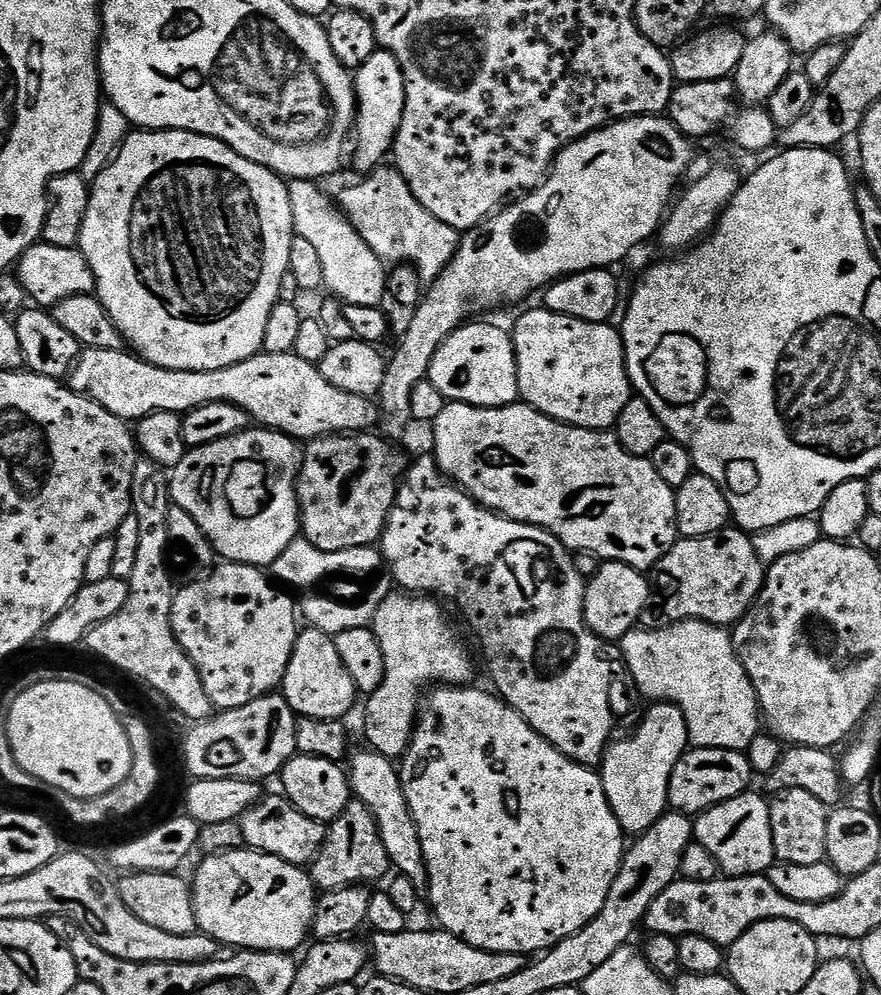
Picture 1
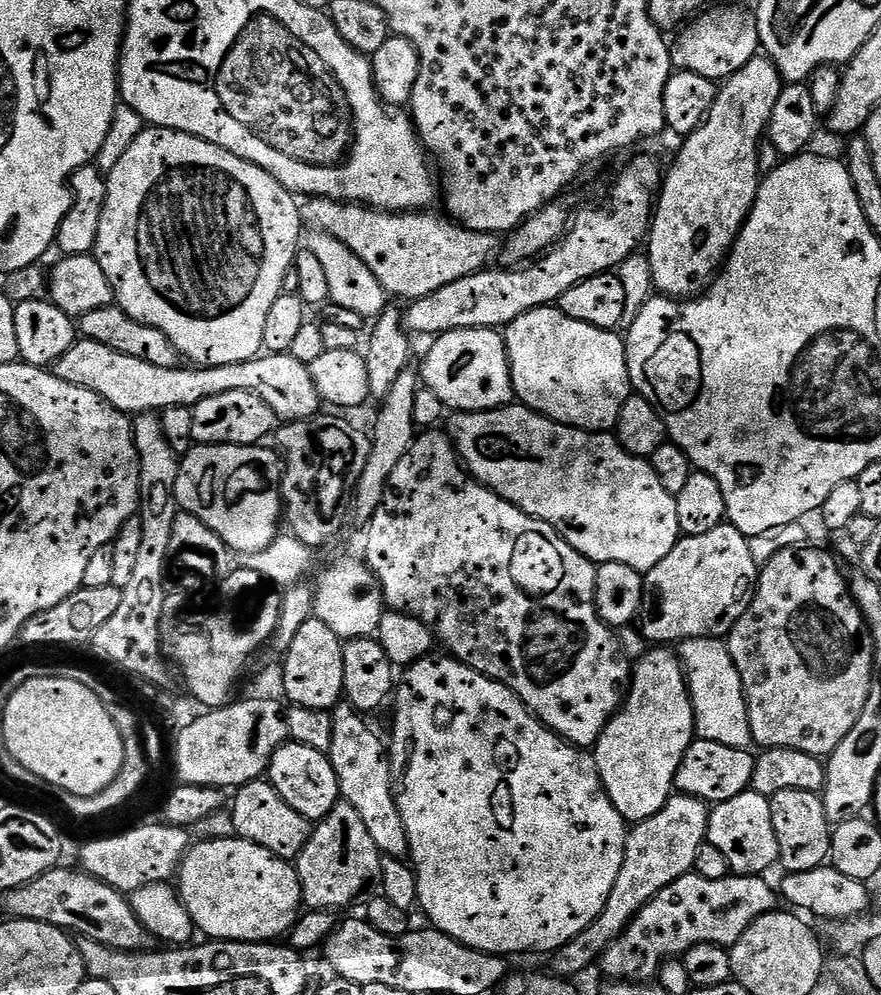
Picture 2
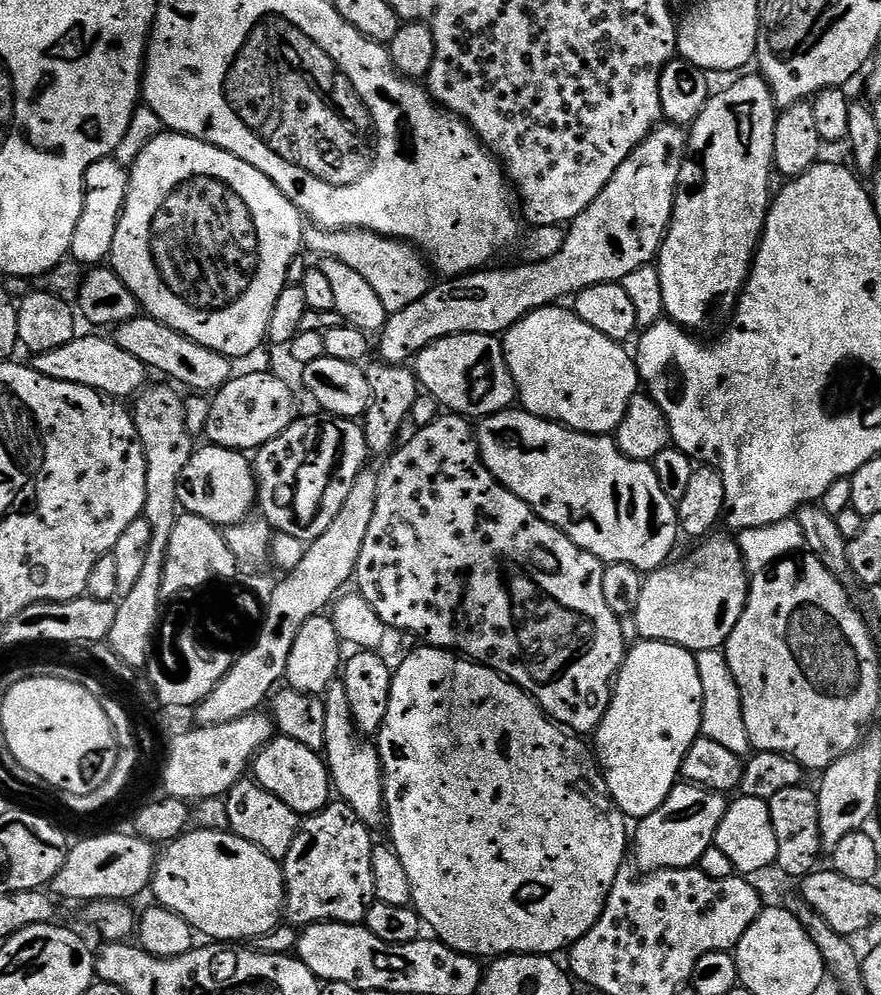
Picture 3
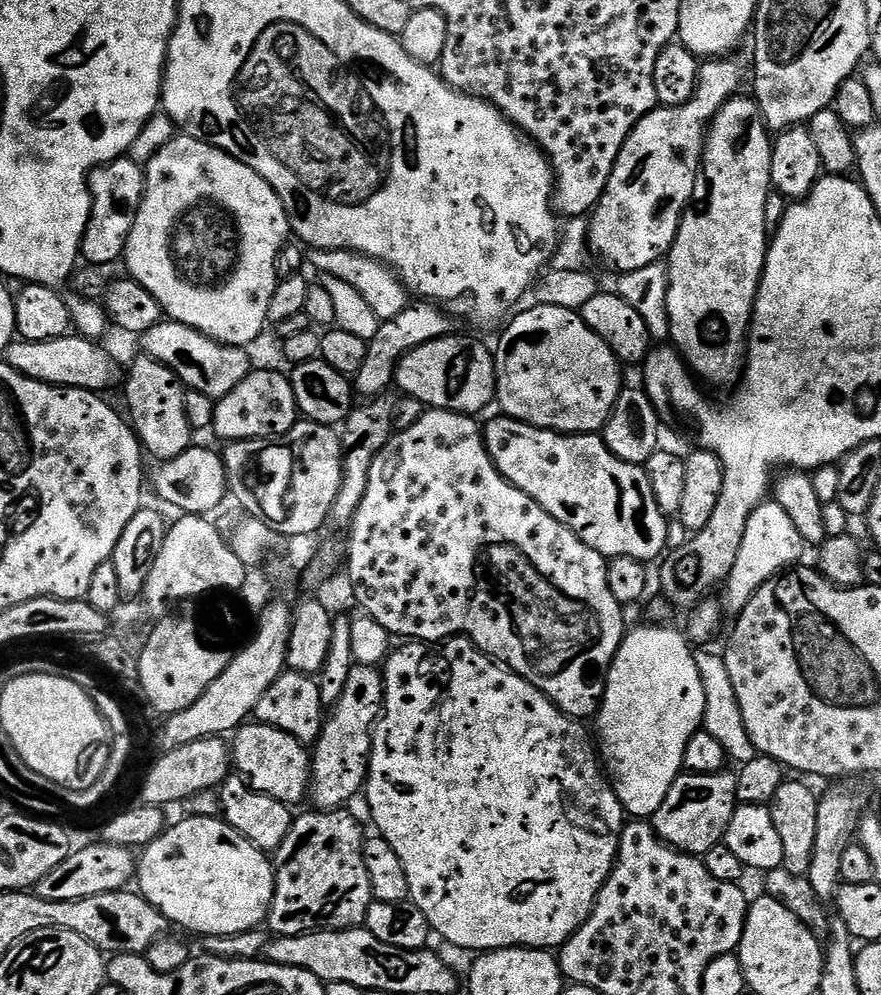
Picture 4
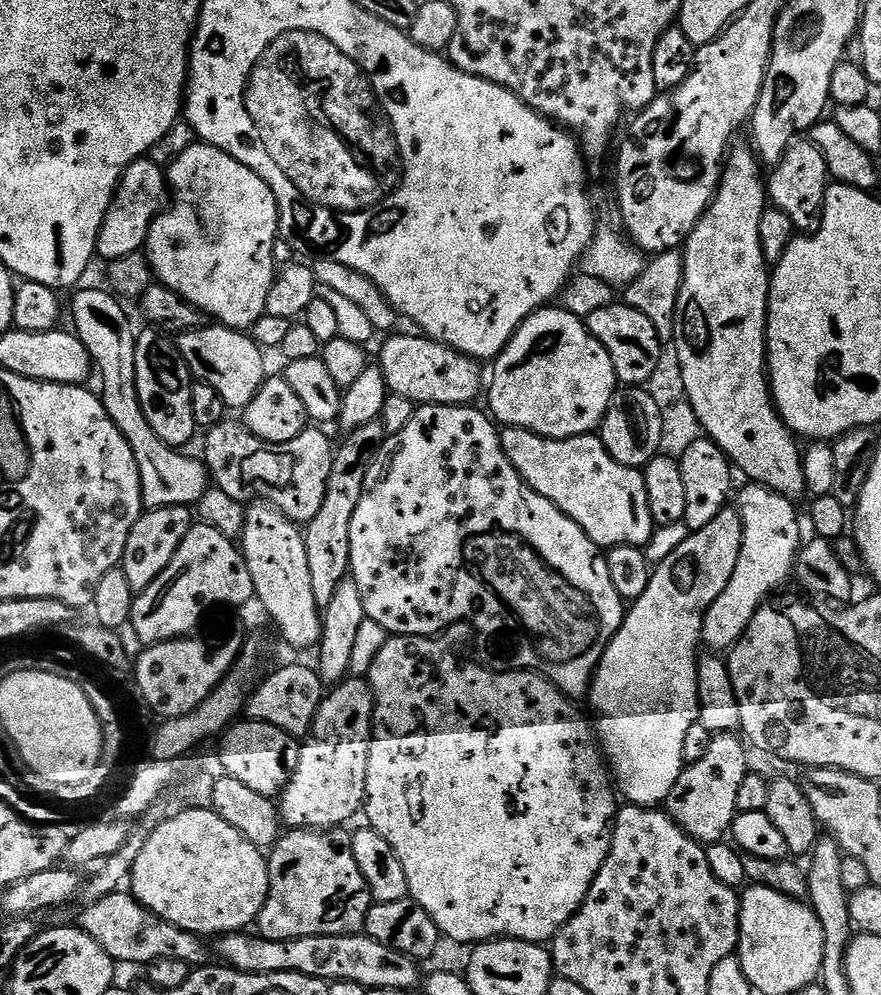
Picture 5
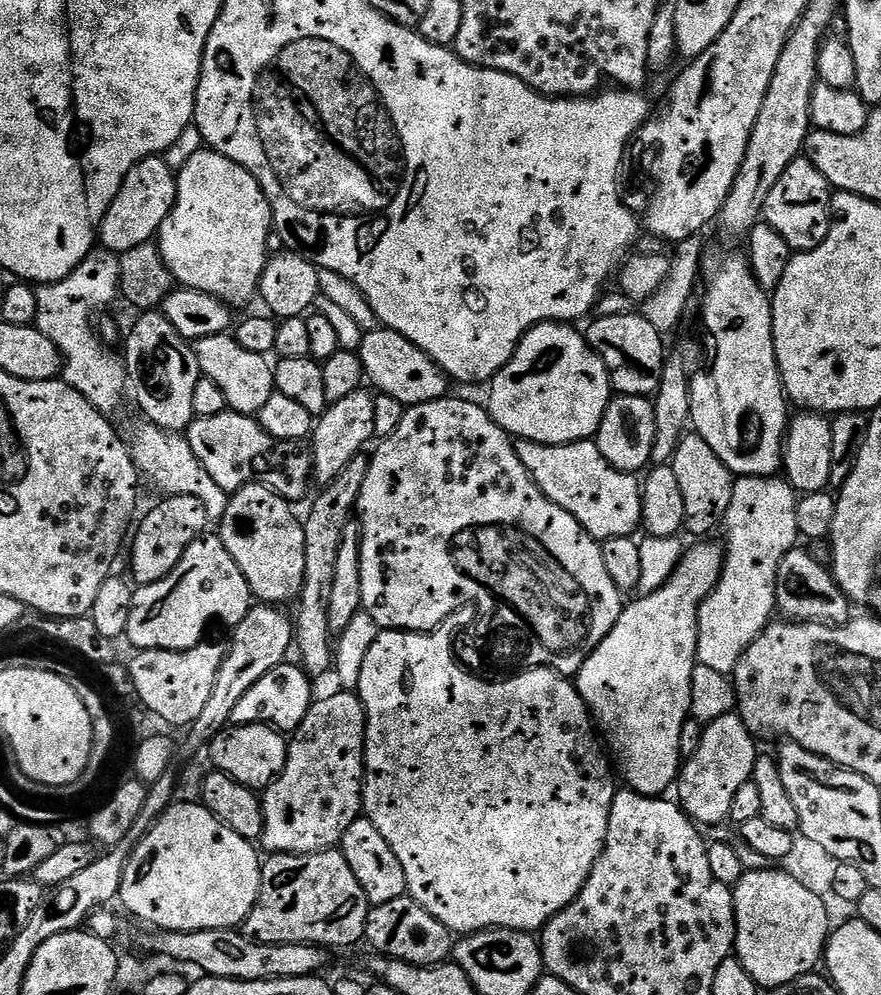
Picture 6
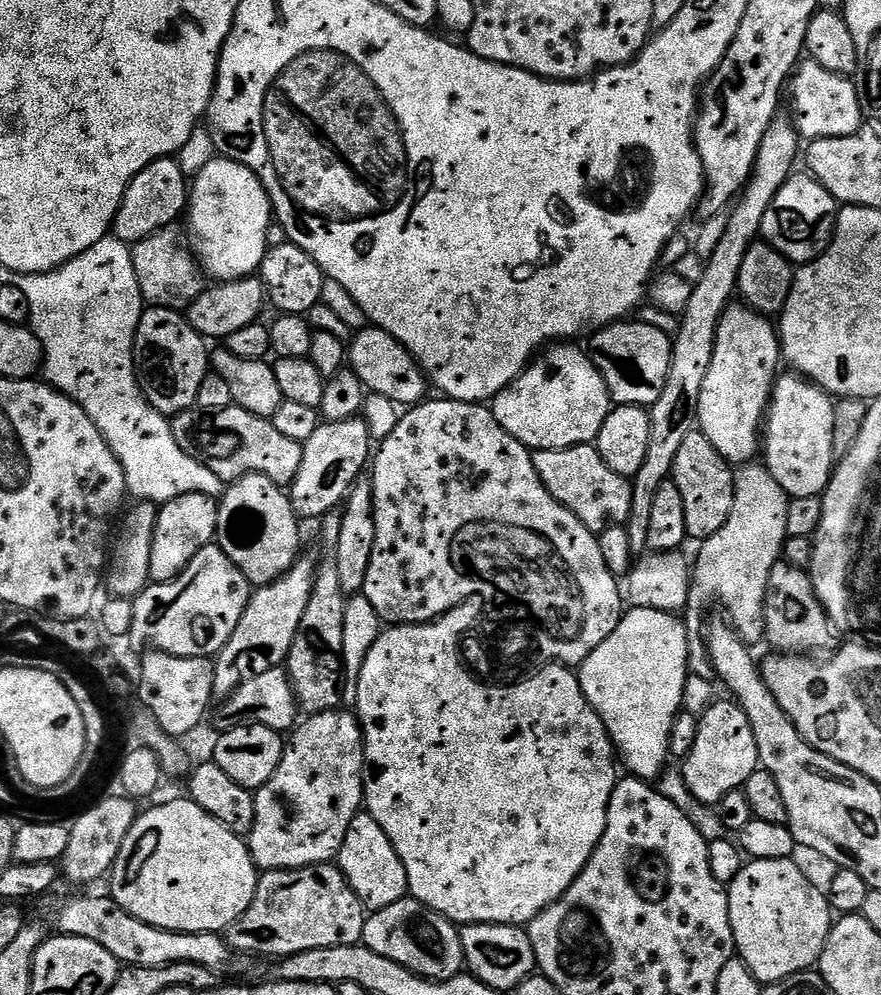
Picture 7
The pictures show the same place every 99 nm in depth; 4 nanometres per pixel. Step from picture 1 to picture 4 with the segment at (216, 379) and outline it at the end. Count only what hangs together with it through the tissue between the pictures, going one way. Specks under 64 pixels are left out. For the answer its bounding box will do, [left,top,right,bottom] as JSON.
[2,334,122,394]

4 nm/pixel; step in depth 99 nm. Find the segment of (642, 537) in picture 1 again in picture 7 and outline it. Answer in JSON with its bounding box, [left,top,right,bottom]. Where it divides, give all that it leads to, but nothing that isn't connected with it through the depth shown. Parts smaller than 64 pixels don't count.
[532,444,632,534]

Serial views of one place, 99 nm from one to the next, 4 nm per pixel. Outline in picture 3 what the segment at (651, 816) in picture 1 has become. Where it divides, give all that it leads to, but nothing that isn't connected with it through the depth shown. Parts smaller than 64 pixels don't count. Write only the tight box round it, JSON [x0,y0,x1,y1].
[594,640,702,818]

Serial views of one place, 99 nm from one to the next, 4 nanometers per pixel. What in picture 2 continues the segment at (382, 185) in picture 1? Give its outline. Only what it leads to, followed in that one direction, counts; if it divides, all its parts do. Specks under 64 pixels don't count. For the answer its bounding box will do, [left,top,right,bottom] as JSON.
[298,196,502,302]

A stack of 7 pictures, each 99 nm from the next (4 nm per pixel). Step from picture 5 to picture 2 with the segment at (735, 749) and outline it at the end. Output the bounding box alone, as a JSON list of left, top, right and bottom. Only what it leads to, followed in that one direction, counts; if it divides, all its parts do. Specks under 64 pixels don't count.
[554,794,709,978]

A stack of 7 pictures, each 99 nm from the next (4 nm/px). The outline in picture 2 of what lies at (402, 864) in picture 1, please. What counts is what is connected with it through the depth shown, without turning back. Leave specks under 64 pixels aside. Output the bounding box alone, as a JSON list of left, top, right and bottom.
[326,702,409,859]

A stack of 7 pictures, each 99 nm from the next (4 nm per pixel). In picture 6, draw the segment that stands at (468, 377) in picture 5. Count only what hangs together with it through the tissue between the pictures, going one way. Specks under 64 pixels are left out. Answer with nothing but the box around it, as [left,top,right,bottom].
[358,326,450,406]

